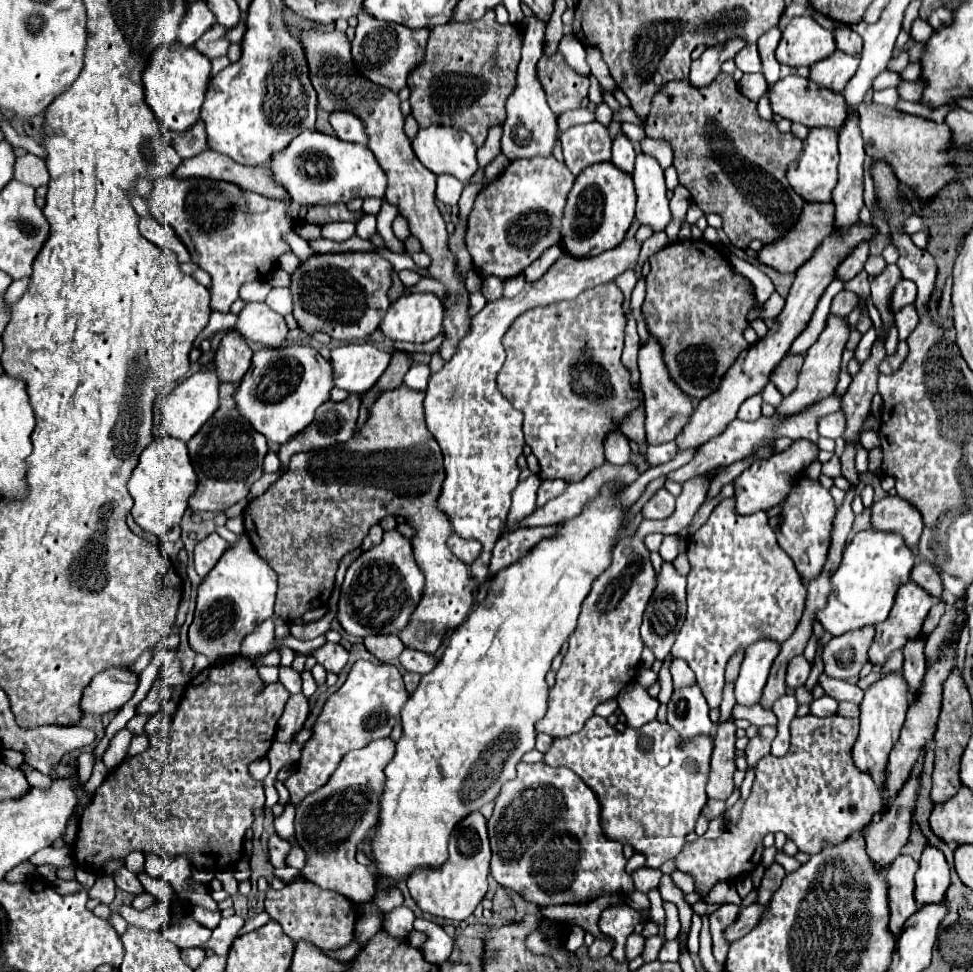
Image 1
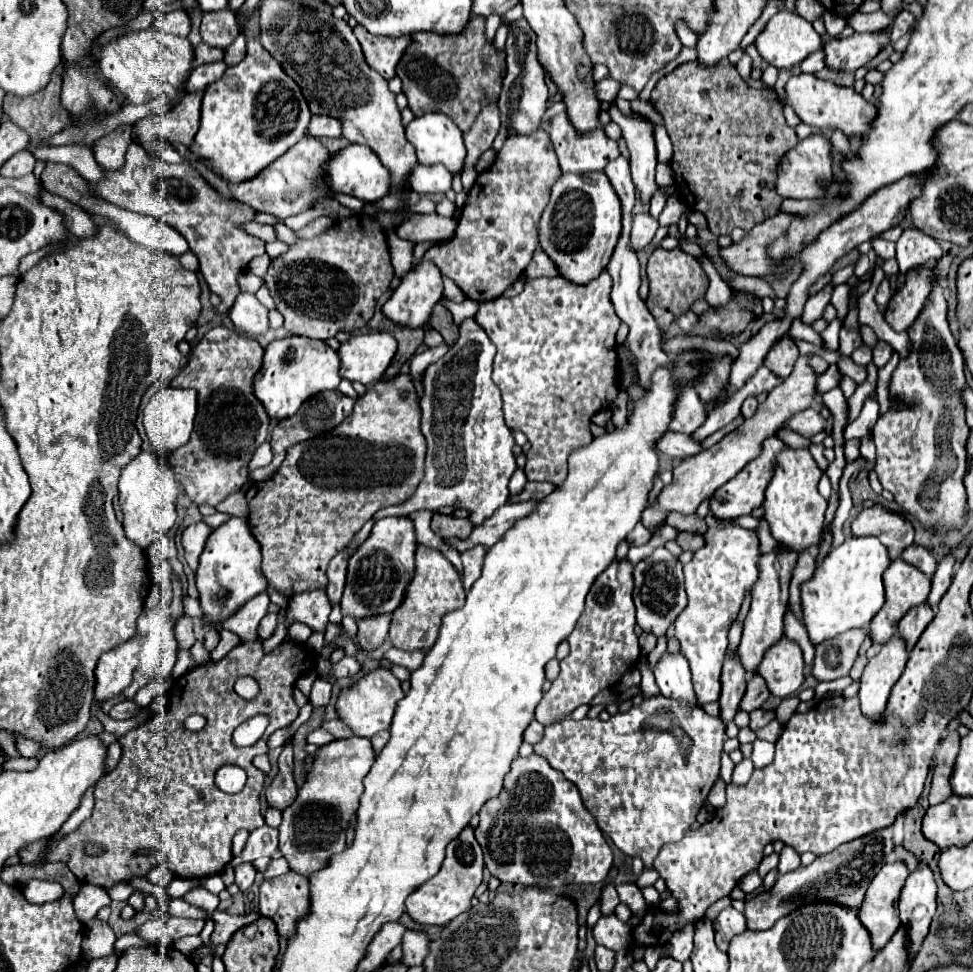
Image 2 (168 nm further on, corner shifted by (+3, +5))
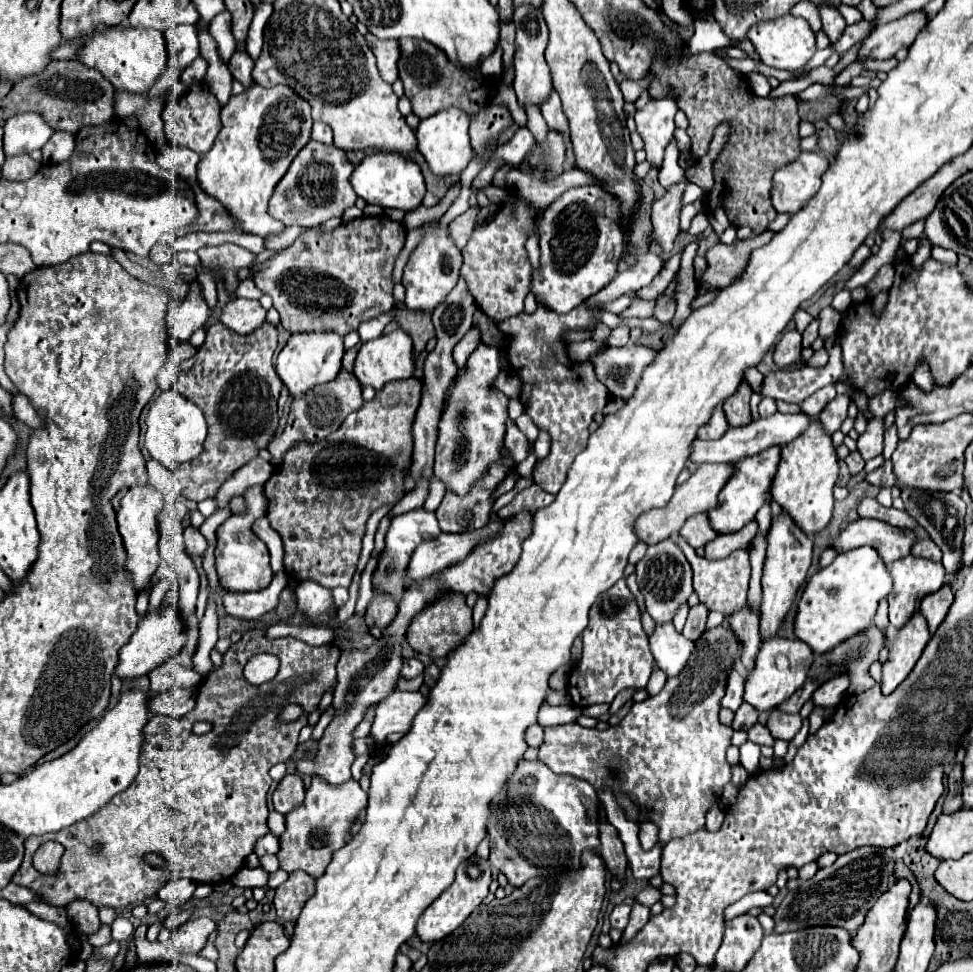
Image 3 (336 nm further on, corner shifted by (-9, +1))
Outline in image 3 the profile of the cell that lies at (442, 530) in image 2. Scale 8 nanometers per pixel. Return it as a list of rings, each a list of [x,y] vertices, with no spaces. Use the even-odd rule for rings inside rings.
[[[502,448],[502,456],[498,462],[492,462],[488,472],[468,490],[468,494],[464,496],[458,496],[454,492],[446,492],[442,504],[438,506],[436,510],[436,516],[438,516],[438,522],[440,522],[440,528],[442,532],[462,532],[462,530],[480,530],[488,524],[490,520],[490,512],[492,512],[492,506],[494,506],[494,490],[498,488],[498,484],[514,470],[514,460],[510,456],[510,452],[506,448]]]

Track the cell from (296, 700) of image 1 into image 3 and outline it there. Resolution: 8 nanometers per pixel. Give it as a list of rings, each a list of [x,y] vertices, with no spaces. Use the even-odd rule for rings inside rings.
[[[288,774],[282,778],[282,782],[278,784],[278,788],[272,794],[272,804],[274,810],[280,814],[288,814],[290,810],[294,810],[296,806],[300,806],[304,802],[304,784],[300,776]]]

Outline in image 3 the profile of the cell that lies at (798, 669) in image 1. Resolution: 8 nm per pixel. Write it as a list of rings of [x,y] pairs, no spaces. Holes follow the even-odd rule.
[[[768,638],[766,642],[762,642],[760,652],[756,656],[756,664],[754,670],[746,676],[746,688],[744,688],[744,696],[742,700],[748,702],[750,706],[754,706],[758,712],[766,712],[766,710],[774,710],[776,706],[780,706],[786,698],[790,698],[806,680],[806,674],[810,670],[810,662],[812,662],[812,650],[798,640],[788,640],[788,638]],[[778,656],[784,656],[788,660],[786,668],[778,668]]]

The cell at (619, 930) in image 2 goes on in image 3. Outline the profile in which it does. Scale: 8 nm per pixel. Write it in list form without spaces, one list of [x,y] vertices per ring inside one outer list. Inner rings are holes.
[[[618,904],[618,906],[612,910],[612,914],[610,914],[610,924],[612,924],[612,928],[624,930],[626,924],[628,924],[630,910],[632,910],[632,906],[628,906],[628,904]]]

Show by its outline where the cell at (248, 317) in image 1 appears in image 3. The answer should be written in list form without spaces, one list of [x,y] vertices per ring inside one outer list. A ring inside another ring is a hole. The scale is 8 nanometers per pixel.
[[[230,298],[220,314],[220,322],[228,326],[236,334],[250,334],[266,320],[266,310],[258,304],[258,300],[248,298]]]

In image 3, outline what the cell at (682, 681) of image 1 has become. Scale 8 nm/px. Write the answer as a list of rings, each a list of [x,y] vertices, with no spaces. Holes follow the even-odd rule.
[[[698,602],[696,606],[692,606],[690,612],[688,612],[688,620],[684,624],[682,634],[688,640],[696,640],[704,632],[704,628],[706,628],[706,616],[708,616],[708,608],[704,608],[702,602]]]

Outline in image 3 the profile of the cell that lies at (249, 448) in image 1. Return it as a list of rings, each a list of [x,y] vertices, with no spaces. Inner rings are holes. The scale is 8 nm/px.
[[[216,322],[206,330],[206,340],[198,346],[198,352],[180,364],[174,390],[192,400],[204,412],[208,434],[212,434],[206,438],[204,452],[178,468],[182,494],[188,500],[200,502],[214,498],[220,484],[272,440],[278,426],[276,400],[282,388],[272,364],[276,338],[278,332],[268,322],[246,336],[234,334]]]

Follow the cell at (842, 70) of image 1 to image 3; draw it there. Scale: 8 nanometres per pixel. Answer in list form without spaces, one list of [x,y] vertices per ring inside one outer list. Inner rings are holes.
[[[922,10],[910,12],[894,22],[886,22],[876,26],[864,40],[860,56],[870,56],[870,58],[892,58],[900,48],[908,48],[916,34],[926,26],[928,18]]]

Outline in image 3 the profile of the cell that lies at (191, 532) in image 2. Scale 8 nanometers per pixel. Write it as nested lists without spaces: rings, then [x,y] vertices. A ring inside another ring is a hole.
[[[194,526],[184,528],[184,550],[190,556],[202,556],[206,550],[206,540]]]

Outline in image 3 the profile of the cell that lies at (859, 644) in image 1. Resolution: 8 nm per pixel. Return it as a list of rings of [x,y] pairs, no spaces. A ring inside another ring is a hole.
[[[832,678],[832,682],[822,684],[822,686],[812,694],[812,702],[814,702],[814,706],[834,708],[834,706],[838,706],[838,702],[842,700],[842,694],[844,694],[846,690],[848,690],[846,678]]]

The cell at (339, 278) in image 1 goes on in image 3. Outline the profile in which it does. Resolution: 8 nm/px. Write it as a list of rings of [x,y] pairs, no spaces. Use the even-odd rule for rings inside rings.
[[[362,216],[330,232],[308,228],[290,248],[268,258],[262,268],[254,272],[252,280],[262,294],[272,298],[272,306],[280,314],[280,324],[288,332],[334,330],[346,336],[358,330],[362,322],[394,306],[392,268],[404,242],[404,224],[386,216]]]

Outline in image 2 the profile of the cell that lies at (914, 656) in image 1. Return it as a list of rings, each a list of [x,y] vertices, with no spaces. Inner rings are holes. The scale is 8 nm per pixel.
[[[918,606],[914,610],[910,610],[898,624],[898,634],[900,638],[906,642],[906,650],[912,650],[918,642],[918,638],[922,636],[922,632],[926,630],[926,626],[932,622],[934,618],[934,610],[930,606]]]

